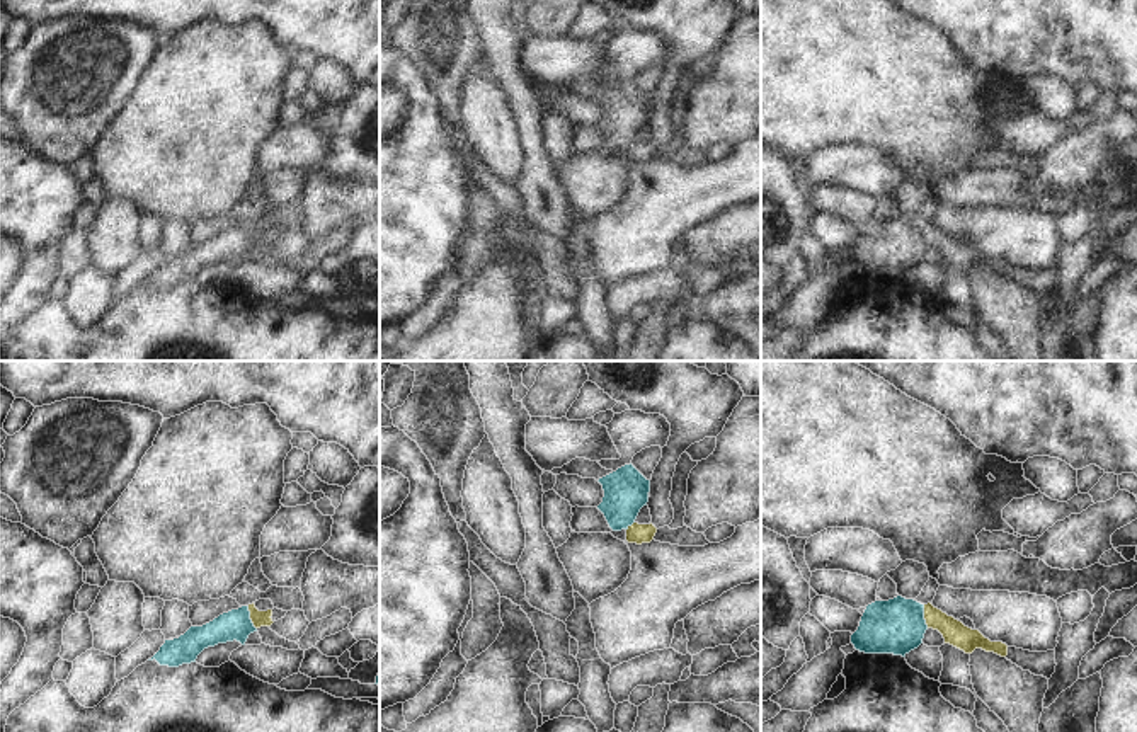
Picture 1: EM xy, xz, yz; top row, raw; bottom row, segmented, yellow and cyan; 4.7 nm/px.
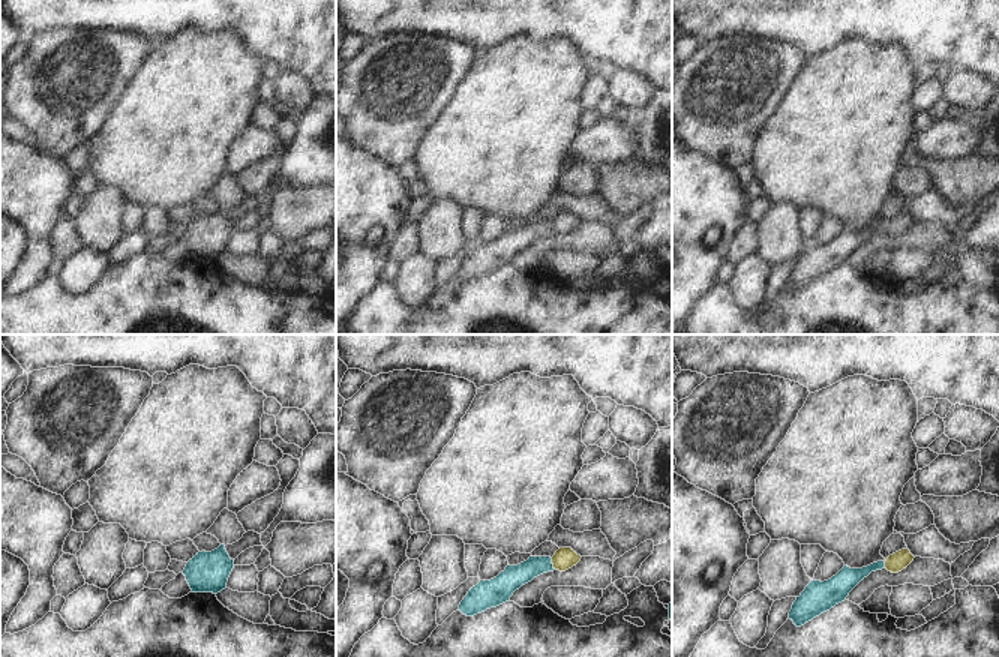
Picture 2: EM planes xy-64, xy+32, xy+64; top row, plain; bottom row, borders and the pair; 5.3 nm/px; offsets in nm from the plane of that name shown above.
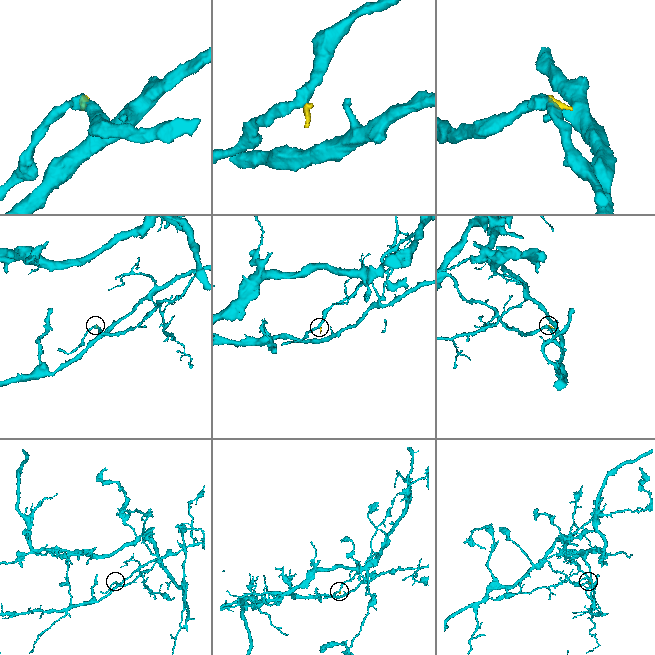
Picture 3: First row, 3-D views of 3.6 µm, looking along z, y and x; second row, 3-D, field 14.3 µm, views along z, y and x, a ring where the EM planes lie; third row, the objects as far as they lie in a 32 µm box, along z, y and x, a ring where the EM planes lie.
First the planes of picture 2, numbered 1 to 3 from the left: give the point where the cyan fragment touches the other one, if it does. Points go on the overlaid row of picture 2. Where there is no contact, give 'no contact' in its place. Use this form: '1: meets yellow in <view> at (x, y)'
1: no contact
2: meets yellow in xy+32 at (552, 563)
3: meets yellow in xy+64 at (885, 564)

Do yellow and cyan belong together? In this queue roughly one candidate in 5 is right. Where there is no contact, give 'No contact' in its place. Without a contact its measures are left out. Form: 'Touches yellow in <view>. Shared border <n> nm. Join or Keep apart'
Touches yellow in yz. Shared border 110 nm. Keep apart.

